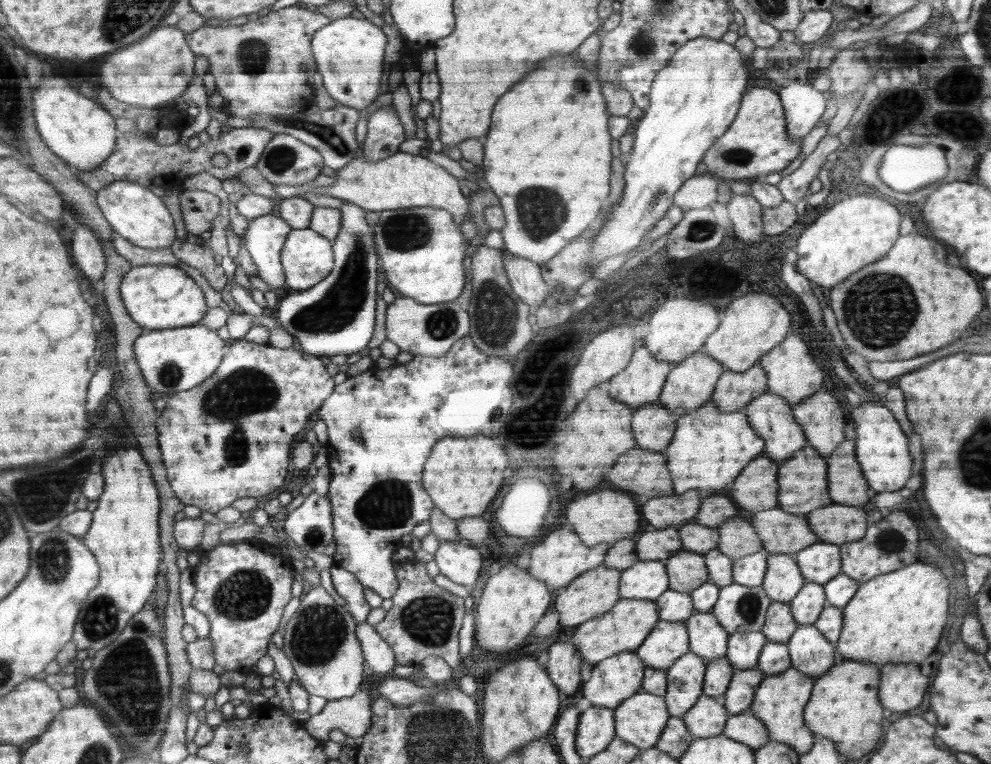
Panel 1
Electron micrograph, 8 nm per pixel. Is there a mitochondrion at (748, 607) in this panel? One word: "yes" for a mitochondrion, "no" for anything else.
yes

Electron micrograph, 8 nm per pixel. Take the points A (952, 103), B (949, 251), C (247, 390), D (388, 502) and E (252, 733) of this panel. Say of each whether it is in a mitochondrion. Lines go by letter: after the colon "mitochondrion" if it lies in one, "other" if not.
A: other
B: other
C: mitochondrion
D: mitochondrion
E: other

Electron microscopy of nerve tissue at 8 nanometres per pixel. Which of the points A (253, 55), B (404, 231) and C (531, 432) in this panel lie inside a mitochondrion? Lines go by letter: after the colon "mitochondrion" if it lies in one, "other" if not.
A: mitochondrion
B: mitochondrion
C: mitochondrion

